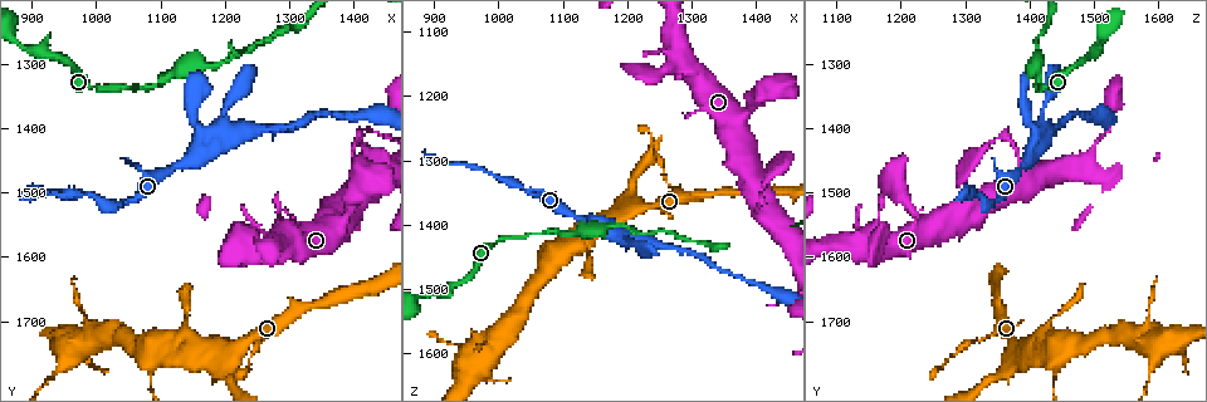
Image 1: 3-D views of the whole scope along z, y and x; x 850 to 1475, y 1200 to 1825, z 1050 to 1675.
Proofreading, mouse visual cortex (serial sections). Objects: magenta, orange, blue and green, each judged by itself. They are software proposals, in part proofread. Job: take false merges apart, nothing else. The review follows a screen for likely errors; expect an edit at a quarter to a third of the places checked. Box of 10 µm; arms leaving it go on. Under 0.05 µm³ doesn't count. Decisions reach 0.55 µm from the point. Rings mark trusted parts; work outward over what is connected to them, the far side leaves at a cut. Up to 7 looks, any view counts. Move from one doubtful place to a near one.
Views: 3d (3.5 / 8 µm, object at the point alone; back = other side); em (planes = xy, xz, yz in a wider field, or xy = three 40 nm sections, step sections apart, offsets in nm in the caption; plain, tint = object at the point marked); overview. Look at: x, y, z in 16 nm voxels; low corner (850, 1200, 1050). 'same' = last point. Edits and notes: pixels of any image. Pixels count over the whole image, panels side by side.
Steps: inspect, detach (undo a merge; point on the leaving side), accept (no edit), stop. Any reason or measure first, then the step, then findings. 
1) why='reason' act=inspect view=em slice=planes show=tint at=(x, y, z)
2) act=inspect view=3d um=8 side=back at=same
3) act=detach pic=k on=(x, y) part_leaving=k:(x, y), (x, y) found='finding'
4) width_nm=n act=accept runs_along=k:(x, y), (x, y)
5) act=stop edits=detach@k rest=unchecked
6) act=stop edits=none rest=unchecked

why='a narrow waist' act=inspect view=3d um=3.5 at=(1060, 1335, 1415)

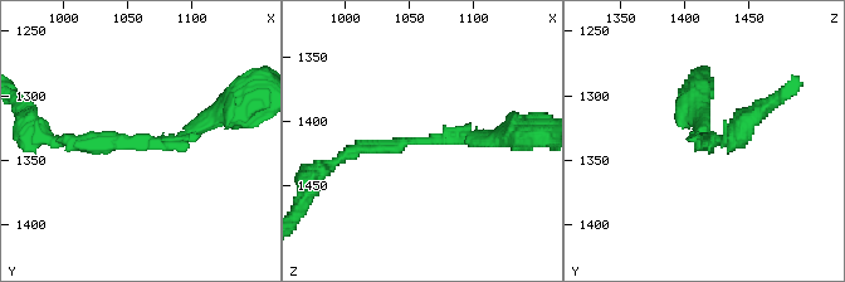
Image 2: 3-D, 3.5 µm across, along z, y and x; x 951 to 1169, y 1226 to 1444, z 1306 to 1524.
arm_widths_nm=150,150 why='shape alone is not enough' act=inspect view=em slice=planes show=tint at=(1054, 1336, 1418)

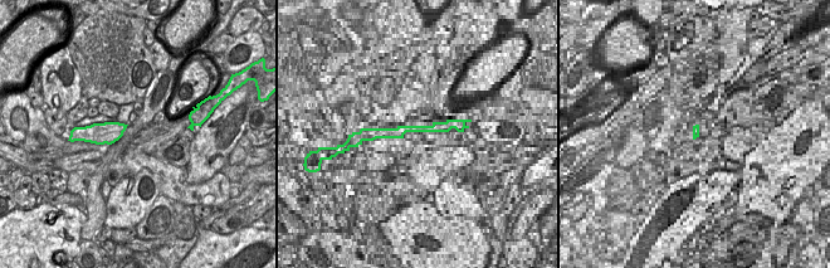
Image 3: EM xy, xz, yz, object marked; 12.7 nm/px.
act=accept found='continuous, no second cell'

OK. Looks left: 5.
why='thick turns thin' act=inspect view=3d um=3.5 at=(1165, 1445, 1405)

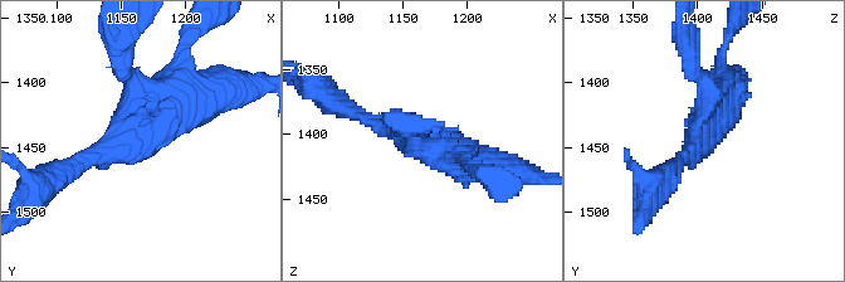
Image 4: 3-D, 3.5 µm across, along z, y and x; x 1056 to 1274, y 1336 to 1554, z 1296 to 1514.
arms=3 arm_widths_nm=200,250,500 act=inspect view=em slice=planes show=tint at=(1168, 1444, 1402)

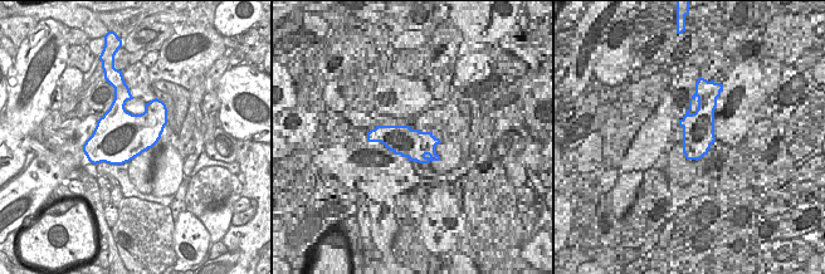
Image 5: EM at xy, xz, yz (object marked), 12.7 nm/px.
act=accept runs_along=4:(73, 171), (138, 144), (208, 93) found='all the same cell'

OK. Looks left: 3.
why='narrows sharply' act=inspect view=3d um=8 at=(1225, 1290, 1415)

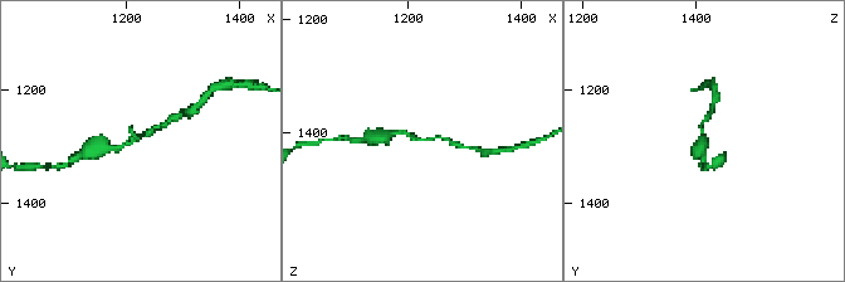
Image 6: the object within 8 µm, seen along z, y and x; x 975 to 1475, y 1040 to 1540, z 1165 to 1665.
act=inspect view=3d um=3.5 at=same

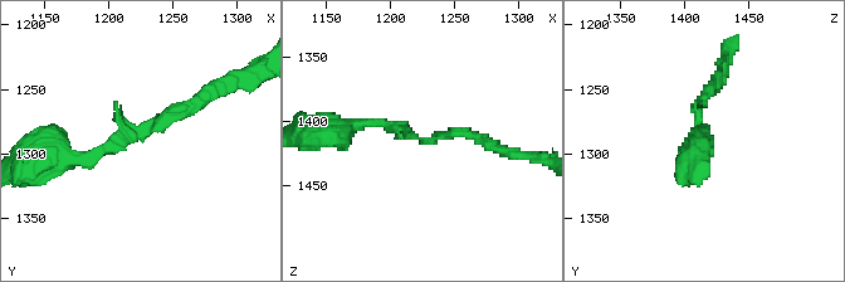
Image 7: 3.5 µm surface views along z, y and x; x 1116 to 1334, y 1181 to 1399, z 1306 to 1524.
why='now the EM' act=inspect view=em slice=xy step=3 show=tint at=(1228, 1286, 1414)

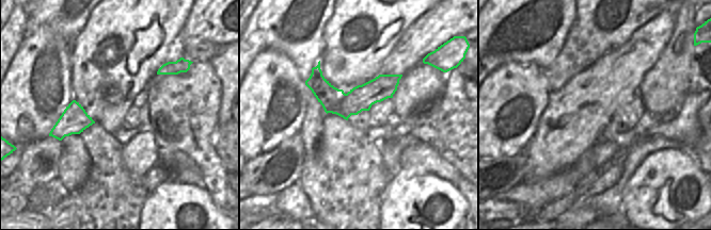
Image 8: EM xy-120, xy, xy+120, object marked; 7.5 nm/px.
act=accept found='one cell here'

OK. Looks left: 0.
act=stop edits=none rest=unchecked

